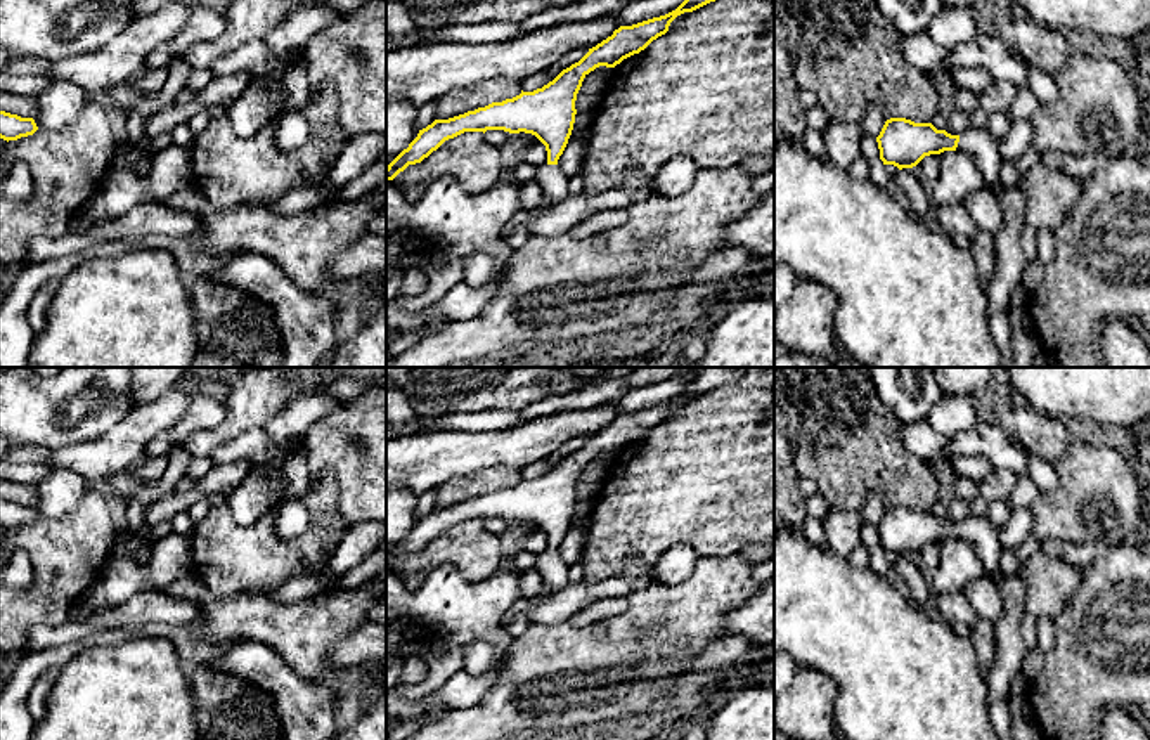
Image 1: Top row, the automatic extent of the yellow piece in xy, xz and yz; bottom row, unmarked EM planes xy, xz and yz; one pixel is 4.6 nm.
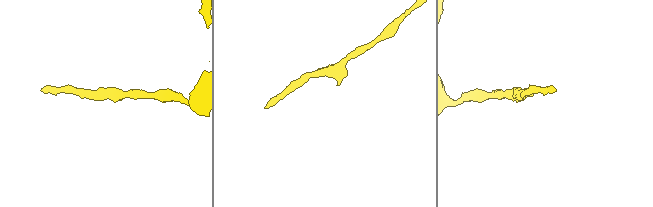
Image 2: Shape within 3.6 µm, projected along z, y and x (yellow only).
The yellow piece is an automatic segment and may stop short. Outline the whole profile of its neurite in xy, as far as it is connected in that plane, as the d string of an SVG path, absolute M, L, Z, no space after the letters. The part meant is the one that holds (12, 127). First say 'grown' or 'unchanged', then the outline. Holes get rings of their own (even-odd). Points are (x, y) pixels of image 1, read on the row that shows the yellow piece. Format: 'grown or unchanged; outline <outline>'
unchanged; outline M0 111L0 139L3 140L17 140L21 137L33 135L38 130L33 118L21 118L17 114L10 114Z

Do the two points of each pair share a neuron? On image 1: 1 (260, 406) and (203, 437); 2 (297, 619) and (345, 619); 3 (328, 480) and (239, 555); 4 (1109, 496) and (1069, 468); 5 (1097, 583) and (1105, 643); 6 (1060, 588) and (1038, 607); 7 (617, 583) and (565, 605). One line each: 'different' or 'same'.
1: same
2: same
3: same
4: same
5: same
6: same
7: same

